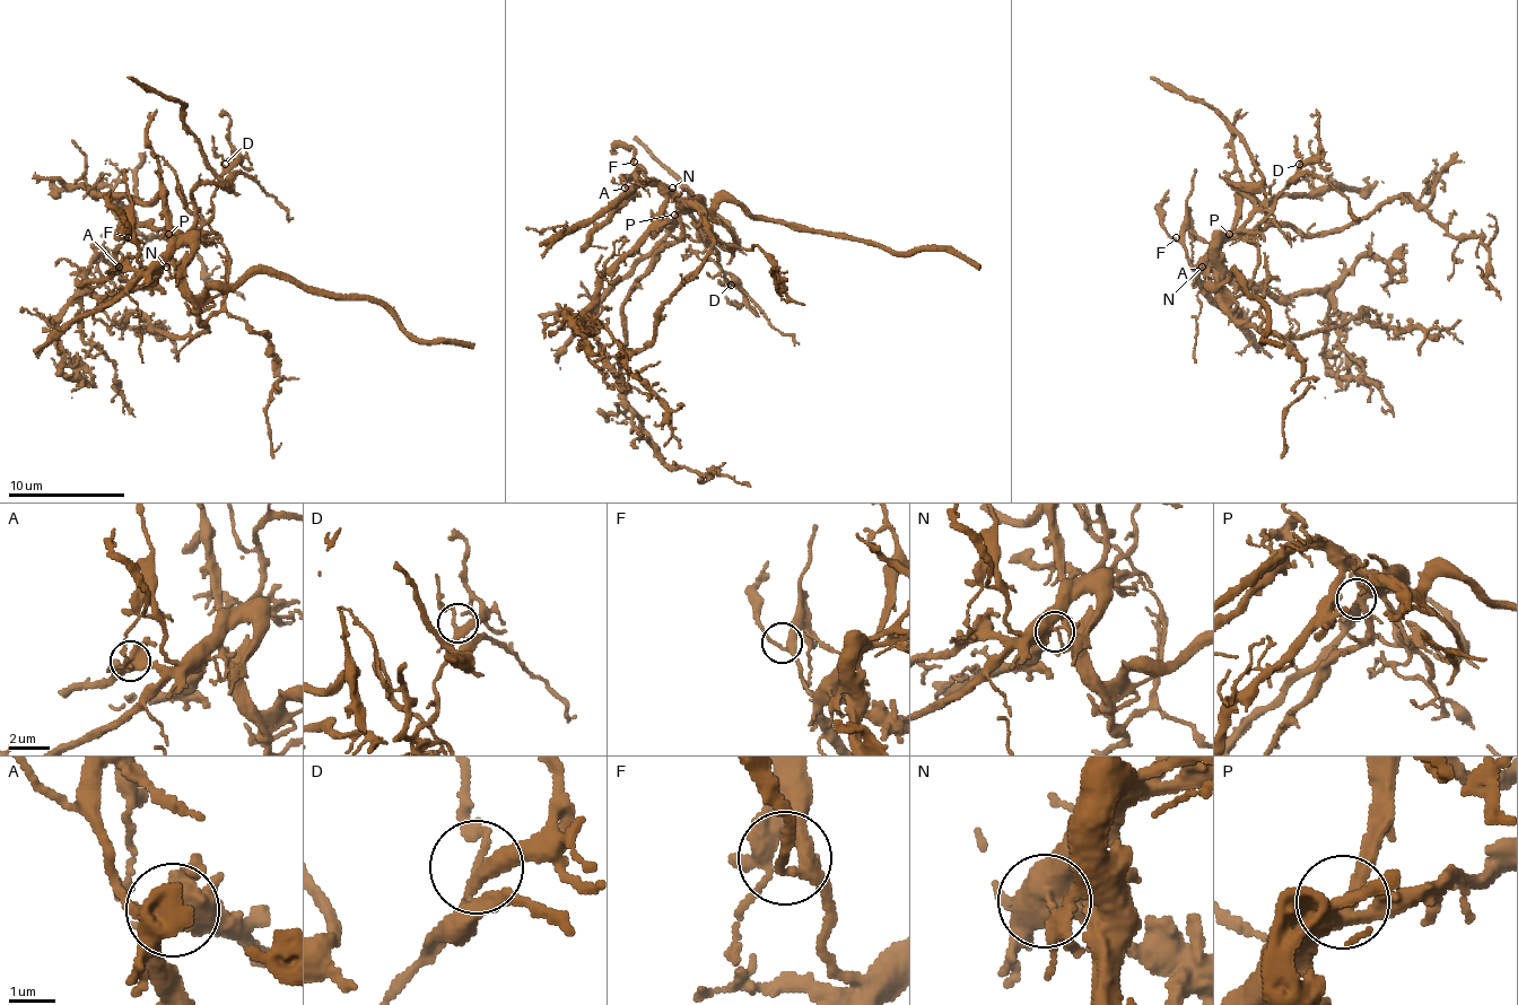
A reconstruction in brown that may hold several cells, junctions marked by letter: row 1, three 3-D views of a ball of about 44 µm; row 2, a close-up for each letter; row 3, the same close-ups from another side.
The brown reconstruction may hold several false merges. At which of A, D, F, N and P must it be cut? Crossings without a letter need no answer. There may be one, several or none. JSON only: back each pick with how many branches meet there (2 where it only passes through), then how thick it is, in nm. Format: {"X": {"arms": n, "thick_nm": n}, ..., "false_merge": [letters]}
{"false_merge": []}

